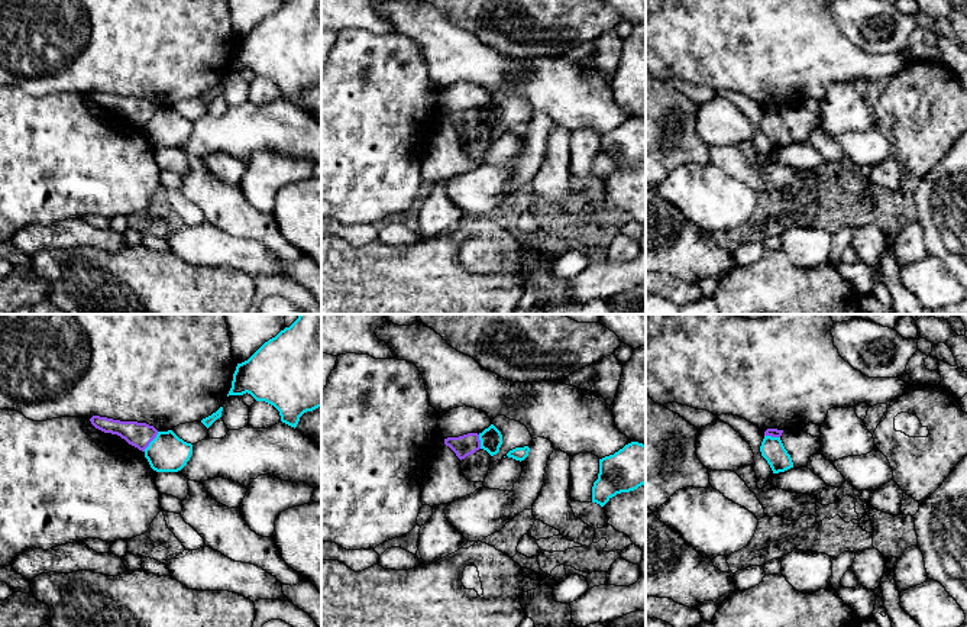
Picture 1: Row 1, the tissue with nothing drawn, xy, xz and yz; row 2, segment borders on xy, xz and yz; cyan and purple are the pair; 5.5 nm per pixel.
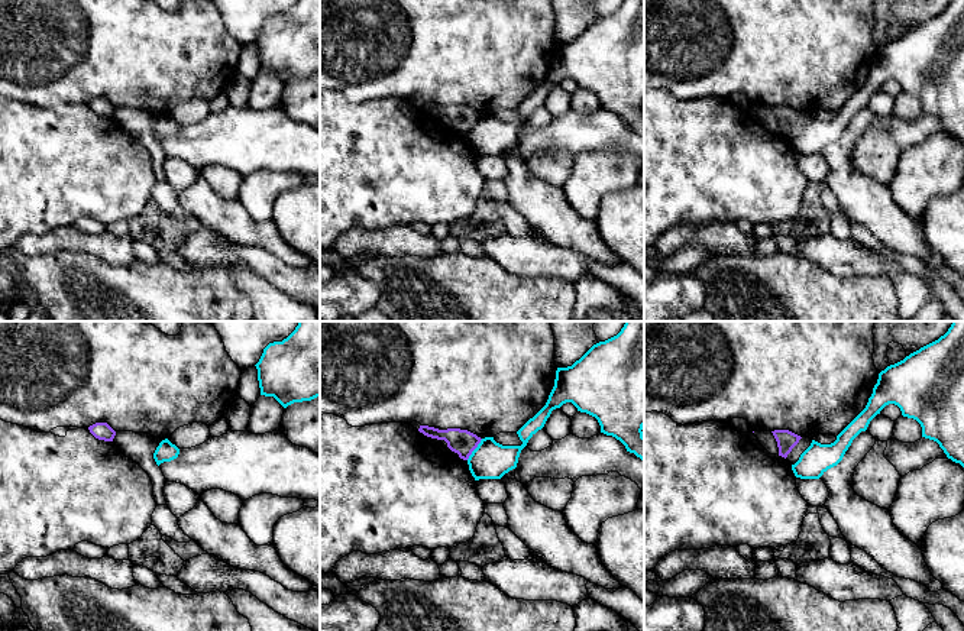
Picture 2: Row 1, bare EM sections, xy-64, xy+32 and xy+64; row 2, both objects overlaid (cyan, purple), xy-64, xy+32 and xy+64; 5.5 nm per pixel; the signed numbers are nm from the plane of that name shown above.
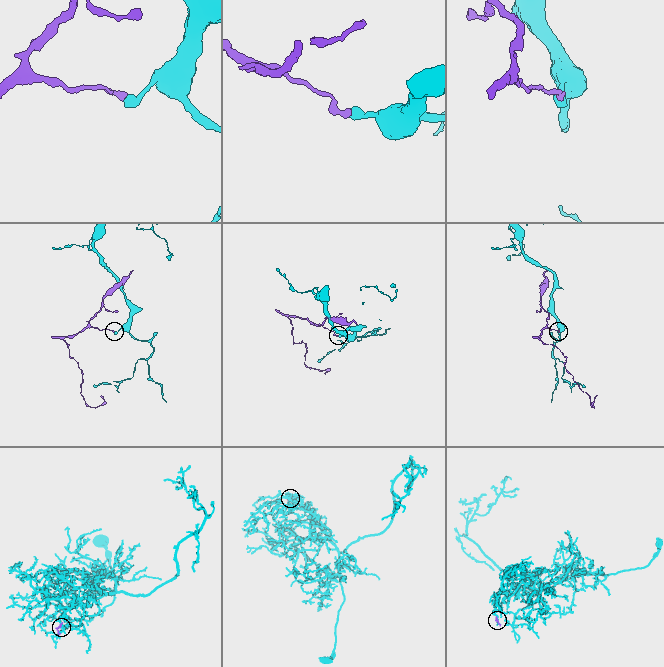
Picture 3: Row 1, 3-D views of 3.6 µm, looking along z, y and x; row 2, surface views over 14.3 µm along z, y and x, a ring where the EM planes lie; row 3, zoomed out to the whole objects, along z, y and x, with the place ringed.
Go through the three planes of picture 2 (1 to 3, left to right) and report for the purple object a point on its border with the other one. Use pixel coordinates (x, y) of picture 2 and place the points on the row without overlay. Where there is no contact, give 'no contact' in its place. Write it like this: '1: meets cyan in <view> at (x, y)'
1: no contact
2: meets cyan in xy+32 at (475, 125)
3: no contact

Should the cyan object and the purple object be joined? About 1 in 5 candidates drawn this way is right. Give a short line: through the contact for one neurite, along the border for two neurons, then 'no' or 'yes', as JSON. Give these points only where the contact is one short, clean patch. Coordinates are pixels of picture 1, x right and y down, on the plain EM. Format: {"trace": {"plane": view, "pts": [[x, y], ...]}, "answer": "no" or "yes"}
{"trace": {"plane": "xy", "pts": [[158, 107], [144, 126]]}, "answer": "no"}

